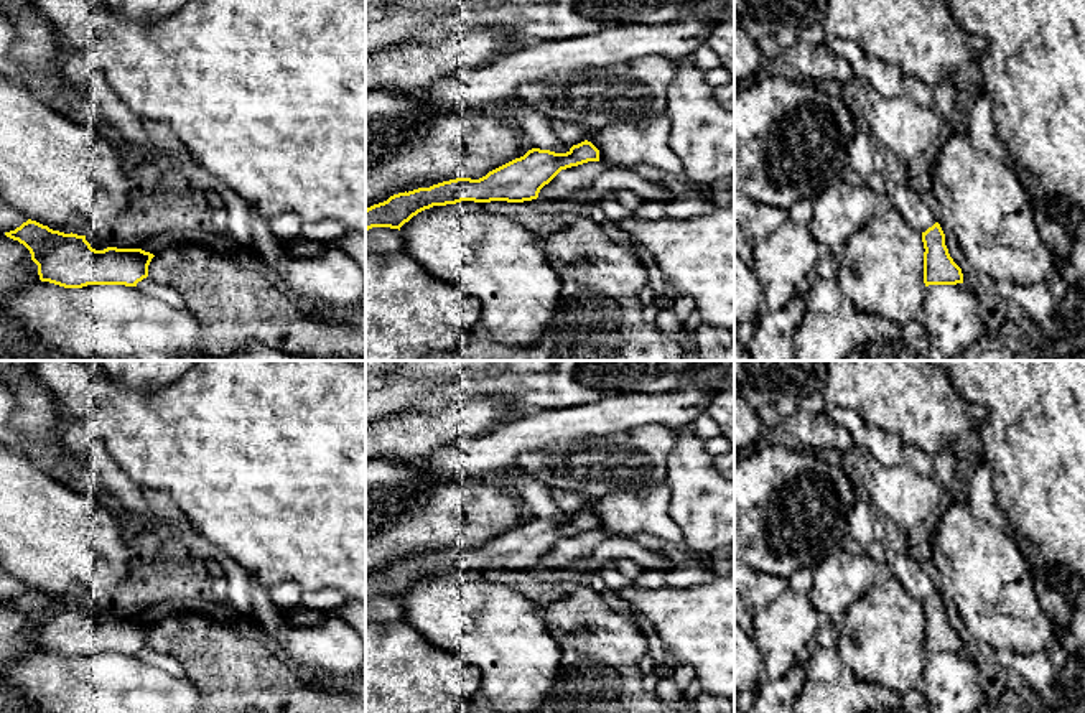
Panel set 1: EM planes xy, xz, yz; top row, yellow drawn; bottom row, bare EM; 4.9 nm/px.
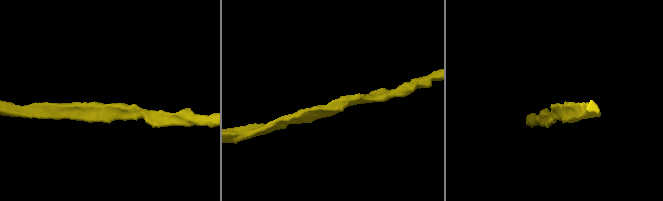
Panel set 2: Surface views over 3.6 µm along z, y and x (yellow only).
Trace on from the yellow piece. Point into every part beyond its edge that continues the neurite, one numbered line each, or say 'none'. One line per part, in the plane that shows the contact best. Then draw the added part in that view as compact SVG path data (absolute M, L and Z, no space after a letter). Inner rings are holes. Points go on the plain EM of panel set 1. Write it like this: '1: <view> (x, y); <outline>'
none

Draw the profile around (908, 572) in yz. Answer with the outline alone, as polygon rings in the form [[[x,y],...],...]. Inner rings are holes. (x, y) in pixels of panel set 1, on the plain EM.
[[[891,555],[884,573],[894,576],[909,596],[919,603],[938,591],[930,576],[909,555]]]

